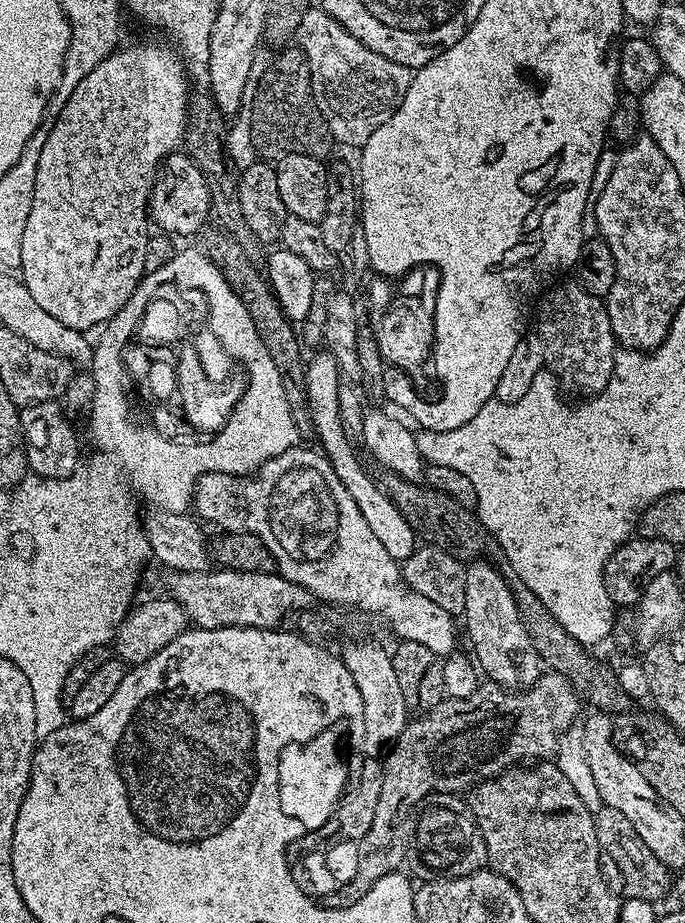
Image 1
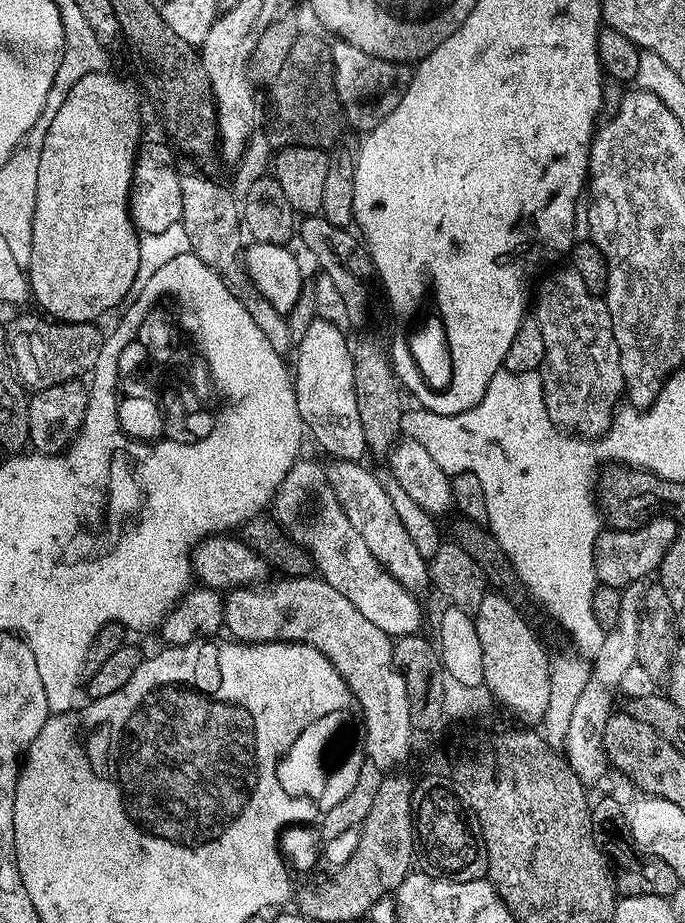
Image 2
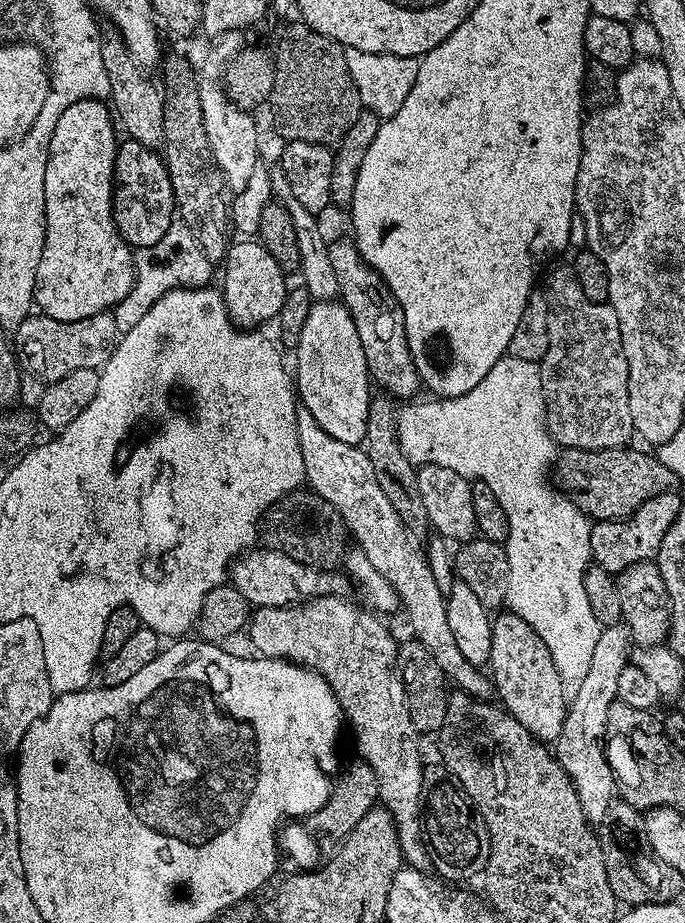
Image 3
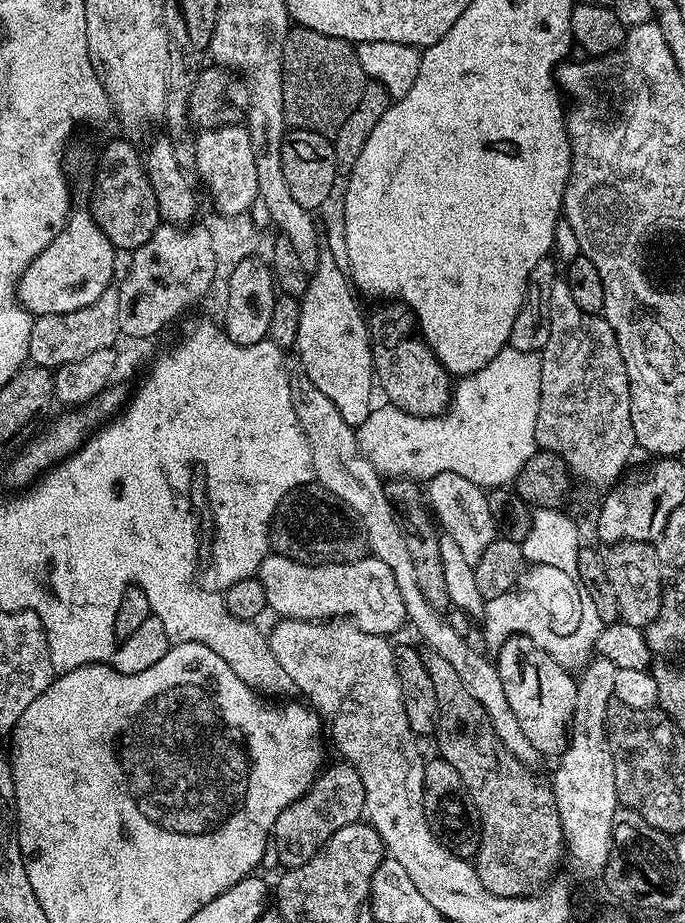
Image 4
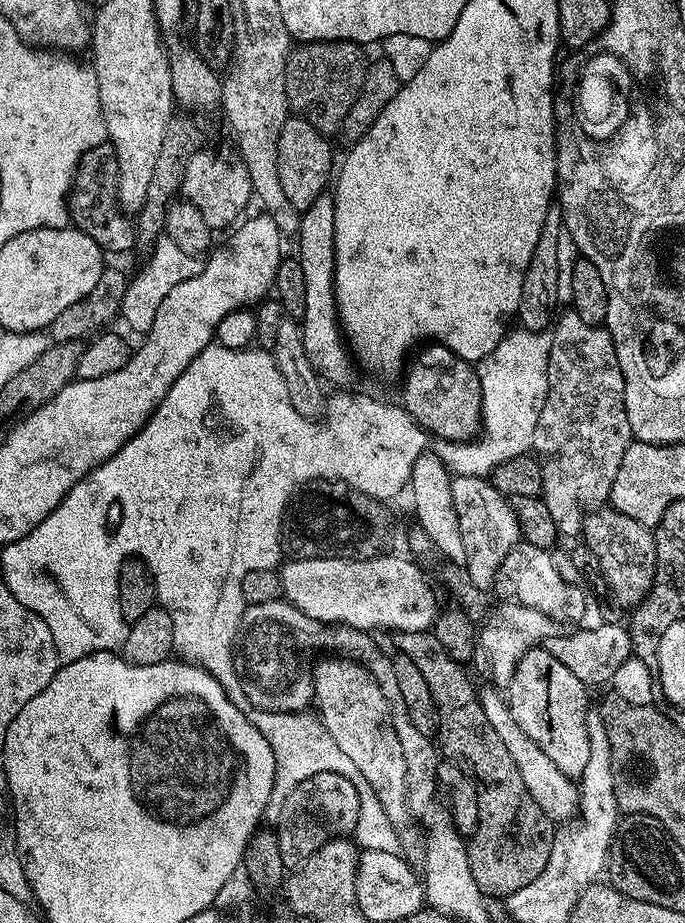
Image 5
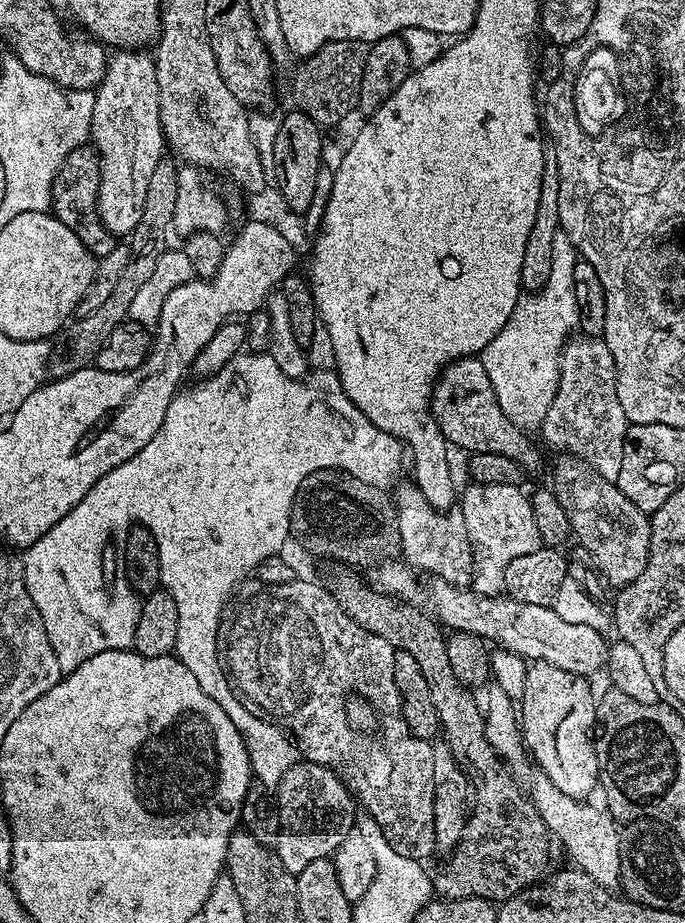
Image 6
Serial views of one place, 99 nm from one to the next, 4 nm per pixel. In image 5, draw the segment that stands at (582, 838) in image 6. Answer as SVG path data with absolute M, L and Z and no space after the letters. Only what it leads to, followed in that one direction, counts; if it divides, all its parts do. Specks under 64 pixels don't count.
M481 687L478 695L494 734L498 734L498 738L506 745L506 751L510 754L514 766L518 766L518 774L522 774L522 782L526 782L530 798L534 798L534 802L538 802L538 806L542 806L542 810L554 822L571 821L578 804L578 788L573 777L562 774L562 770L558 770L558 766L554 766L552 759L542 751L542 746L526 738L522 726L518 726L518 718L514 718L514 714L508 709L507 699L501 693L499 696L494 689Z

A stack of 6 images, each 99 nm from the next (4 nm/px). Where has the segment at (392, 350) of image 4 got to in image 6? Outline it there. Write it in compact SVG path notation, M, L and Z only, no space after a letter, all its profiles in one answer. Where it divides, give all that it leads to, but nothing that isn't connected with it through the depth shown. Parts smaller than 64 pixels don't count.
M465 356L449 364L436 385L432 387L432 417L438 422L449 445L465 448L465 453L506 454L514 458L525 473L532 474L540 468L540 452L527 440L525 433L502 414L494 386L486 374L486 366L476 356Z

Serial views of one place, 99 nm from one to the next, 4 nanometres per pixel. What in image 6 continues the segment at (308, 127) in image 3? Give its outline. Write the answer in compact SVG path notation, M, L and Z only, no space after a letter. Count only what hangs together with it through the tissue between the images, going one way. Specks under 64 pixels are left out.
M338 39L320 47L301 64L292 80L295 107L321 126L336 124L343 116L357 111L362 90L362 73L368 57L369 45L365 40Z

